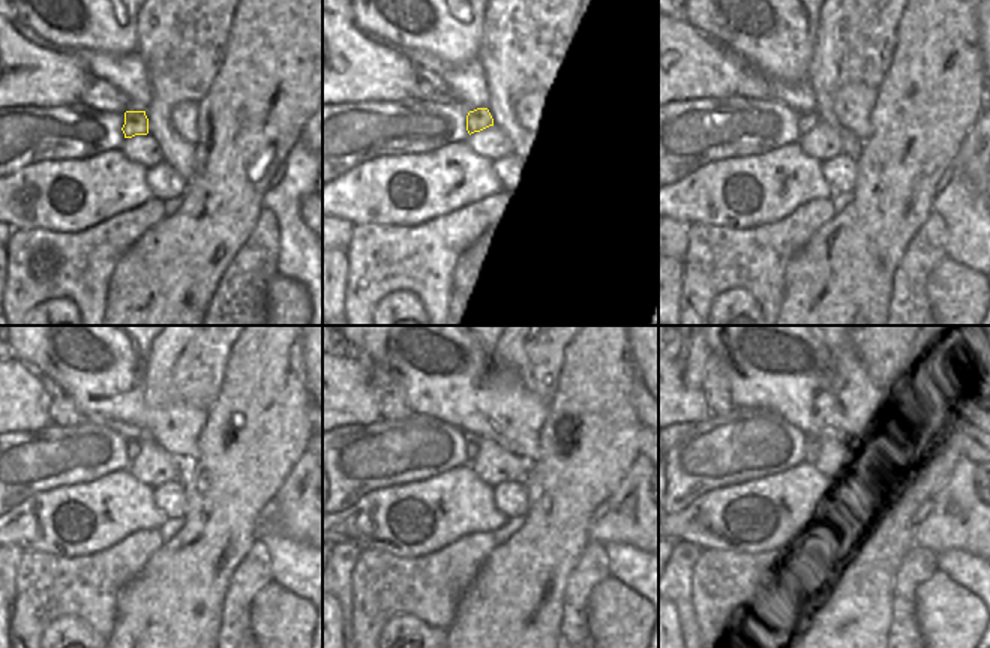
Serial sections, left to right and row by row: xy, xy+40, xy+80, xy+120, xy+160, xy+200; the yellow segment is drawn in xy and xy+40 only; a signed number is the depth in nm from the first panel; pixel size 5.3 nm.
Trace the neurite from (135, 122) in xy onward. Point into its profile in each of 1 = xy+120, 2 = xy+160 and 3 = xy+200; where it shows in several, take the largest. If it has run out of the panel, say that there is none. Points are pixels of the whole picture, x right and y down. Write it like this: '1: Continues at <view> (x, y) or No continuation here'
1: Continues at xy+120 (134, 447)
2: Continues at xy+160 (471, 443)
3: Continues at xy+200 (810, 444).

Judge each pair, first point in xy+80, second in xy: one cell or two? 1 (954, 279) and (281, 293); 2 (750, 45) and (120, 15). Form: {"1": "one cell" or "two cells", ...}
{"1": "one cell", "2": "one cell"}

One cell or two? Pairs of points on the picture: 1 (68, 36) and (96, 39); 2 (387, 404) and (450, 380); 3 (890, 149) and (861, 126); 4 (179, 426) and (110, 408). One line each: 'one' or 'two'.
1: one
2: two
3: two
4: one

